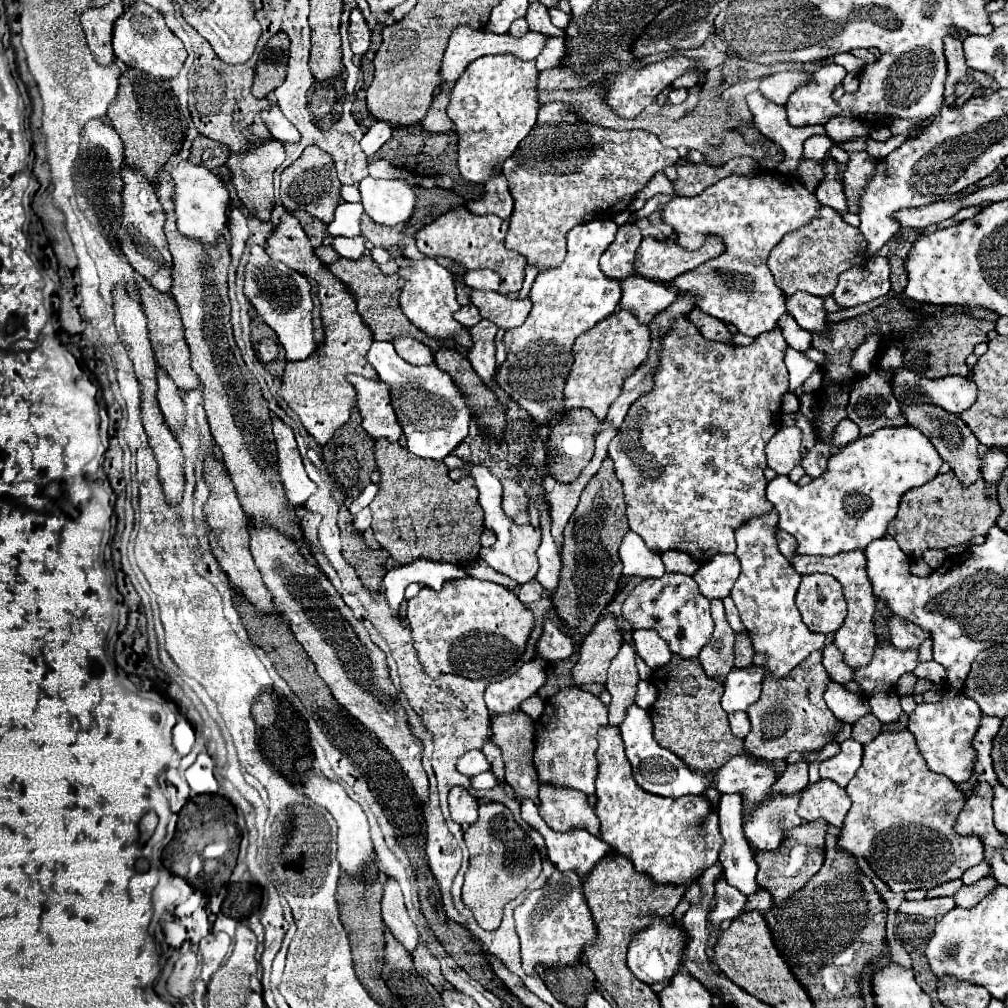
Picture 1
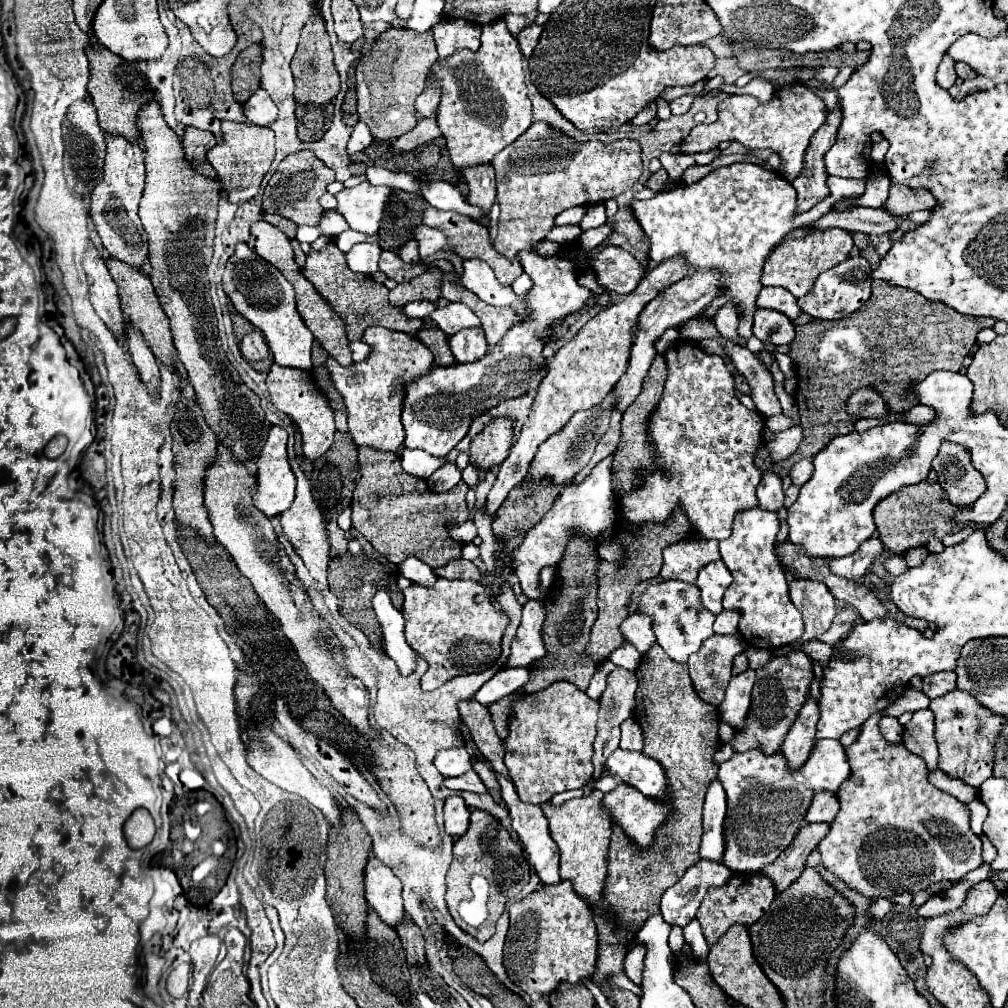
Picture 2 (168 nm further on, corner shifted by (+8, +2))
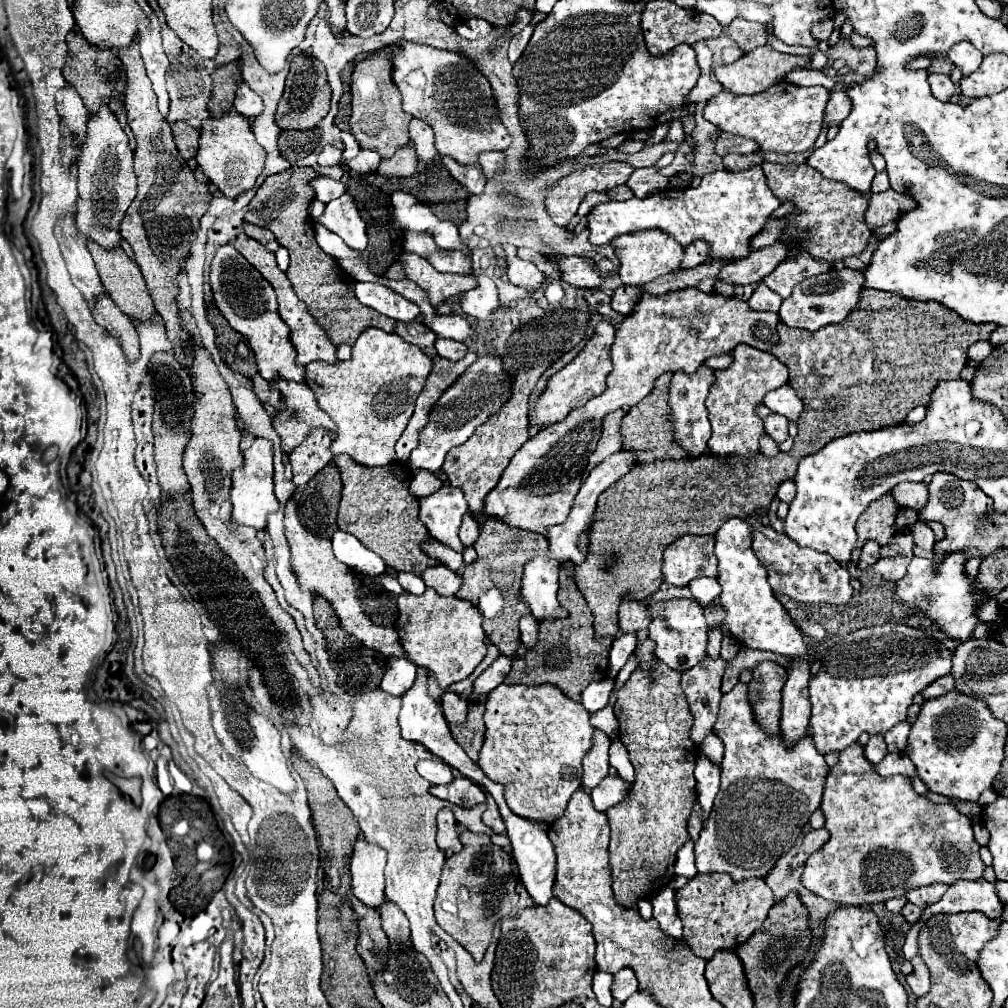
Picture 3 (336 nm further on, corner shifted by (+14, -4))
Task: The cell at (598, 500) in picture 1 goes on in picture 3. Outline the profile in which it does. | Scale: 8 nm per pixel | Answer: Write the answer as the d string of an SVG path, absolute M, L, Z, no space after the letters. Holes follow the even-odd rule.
M560 568L560 590L558 602L564 610L568 610L566 618L558 620L542 620L538 630L538 642L534 648L528 648L526 656L520 662L512 664L512 670L506 684L524 684L524 686L540 686L540 684L554 684L558 686L568 698L580 702L582 690L594 682L608 676L608 652L610 652L610 638L596 638L592 630L592 612L586 606L584 596L576 588L574 574L568 574L566 568Z

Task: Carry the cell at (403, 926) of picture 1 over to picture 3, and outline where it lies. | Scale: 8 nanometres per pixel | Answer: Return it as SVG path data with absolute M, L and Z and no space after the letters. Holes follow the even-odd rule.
M362 838L356 840L350 862L352 892L360 902L364 902L374 910L378 910L386 902L384 866L386 866L386 852L380 846L368 844Z

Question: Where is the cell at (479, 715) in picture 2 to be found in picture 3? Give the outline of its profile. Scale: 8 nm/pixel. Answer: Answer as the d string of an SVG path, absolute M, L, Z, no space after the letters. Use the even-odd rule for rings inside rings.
M446 692L442 696L442 712L448 720L448 724L458 724L462 726L468 716L468 700L464 696L456 696L452 692Z

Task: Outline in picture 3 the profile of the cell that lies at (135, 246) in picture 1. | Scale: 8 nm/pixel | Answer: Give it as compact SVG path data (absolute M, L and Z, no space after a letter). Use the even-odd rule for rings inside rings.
M102 106L88 120L88 136L82 146L78 162L78 210L76 226L92 242L104 250L120 248L120 222L136 198L136 174L134 174L134 152L128 146L128 136L120 128L116 116L108 106Z

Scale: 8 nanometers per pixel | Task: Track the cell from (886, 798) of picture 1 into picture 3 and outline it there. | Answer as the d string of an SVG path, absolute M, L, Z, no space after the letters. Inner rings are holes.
M860 742L840 752L838 764L830 768L820 804L830 840L806 860L802 884L814 894L838 904L870 906L906 896L910 890L934 882L952 884L956 880L982 878L984 864L978 854L980 846L974 842L970 818L960 814L952 804L934 804L926 796L916 794L908 776L896 774L886 778L874 768L876 766L864 756L864 746Z

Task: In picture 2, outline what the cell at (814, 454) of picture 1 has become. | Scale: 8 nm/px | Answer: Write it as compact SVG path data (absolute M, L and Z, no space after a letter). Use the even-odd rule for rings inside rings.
M804 458L804 460L796 462L796 464L792 466L792 470L790 470L792 484L796 484L796 486L804 486L804 484L810 480L812 470L814 470L814 468L812 468L812 458Z

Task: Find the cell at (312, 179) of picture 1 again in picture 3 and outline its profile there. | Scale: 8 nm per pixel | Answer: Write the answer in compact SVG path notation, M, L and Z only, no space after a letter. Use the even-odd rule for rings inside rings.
M292 166L284 172L268 176L262 186L258 188L256 196L248 204L248 212L244 216L246 222L252 222L256 226L264 226L274 232L276 240L290 250L290 268L286 272L288 280L292 282L294 292L300 300L306 302L312 316L320 322L322 328L326 328L330 340L340 344L354 344L356 338L366 328L380 328L384 332L394 332L396 320L360 304L360 300L354 296L354 280L350 274L346 274L338 262L328 256L314 238L314 220L308 214L308 206L314 200L314 188L312 180L318 178L318 172L314 168L300 168Z

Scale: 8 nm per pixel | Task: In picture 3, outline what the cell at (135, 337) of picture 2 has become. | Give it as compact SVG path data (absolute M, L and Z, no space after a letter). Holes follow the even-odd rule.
M102 296L100 302L94 306L94 320L104 326L110 336L114 336L124 350L126 358L130 362L136 362L140 358L140 344L138 344L138 332L130 318L122 314L116 304L110 300L110 296Z

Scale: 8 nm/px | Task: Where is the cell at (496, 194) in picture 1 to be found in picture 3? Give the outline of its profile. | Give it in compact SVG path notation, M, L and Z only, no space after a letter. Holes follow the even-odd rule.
M442 158L442 162L444 162L444 166L448 168L448 172L462 184L462 186L466 186L468 188L468 192L472 192L472 194L480 194L482 190L484 190L484 186L486 186L486 176L484 176L484 172L482 172L482 168L478 166L478 164L474 164L474 166L460 166L456 160L452 160L452 158Z

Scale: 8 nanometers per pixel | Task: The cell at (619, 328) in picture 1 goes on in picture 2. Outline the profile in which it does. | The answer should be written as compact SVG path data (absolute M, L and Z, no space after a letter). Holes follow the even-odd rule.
M678 256L678 260L660 262L658 266L654 266L648 272L648 276L638 284L638 288L632 294L628 294L620 302L614 302L610 308L602 310L598 316L590 318L586 322L586 326L568 344L564 344L556 352L556 356L548 364L546 378L538 386L538 394L534 398L530 416L528 416L526 424L522 426L522 432L520 432L516 444L512 446L510 456L500 464L500 472L498 472L498 478L496 478L492 490L486 494L484 514L488 514L488 516L494 514L506 500L506 494L524 480L526 470L528 470L538 446L548 436L558 432L572 418L574 412L588 410L606 398L606 394L614 388L614 384L620 380L620 376L628 368L628 358L630 358L630 348L632 348L630 328L638 322L638 314L660 290L682 280L688 274L690 274L690 268L686 268L686 264L682 264L682 256Z

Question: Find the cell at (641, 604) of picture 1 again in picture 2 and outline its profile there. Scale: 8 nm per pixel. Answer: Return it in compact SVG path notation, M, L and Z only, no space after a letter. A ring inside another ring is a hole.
M666 580L660 584L648 584L648 590L640 596L638 612L648 614L654 620L654 634L658 644L664 648L664 652L676 660L686 662L690 654L698 652L702 642L714 634L714 614L706 608L702 608L702 600L698 596L698 586L680 582L680 580Z

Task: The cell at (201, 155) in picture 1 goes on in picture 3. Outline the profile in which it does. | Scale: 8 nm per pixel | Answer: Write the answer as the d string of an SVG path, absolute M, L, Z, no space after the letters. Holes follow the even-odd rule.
M176 122L172 126L172 134L174 134L174 142L176 142L176 148L178 148L180 156L184 160L194 158L196 152L198 152L200 132L196 128L192 128L190 124L186 124L186 122Z

